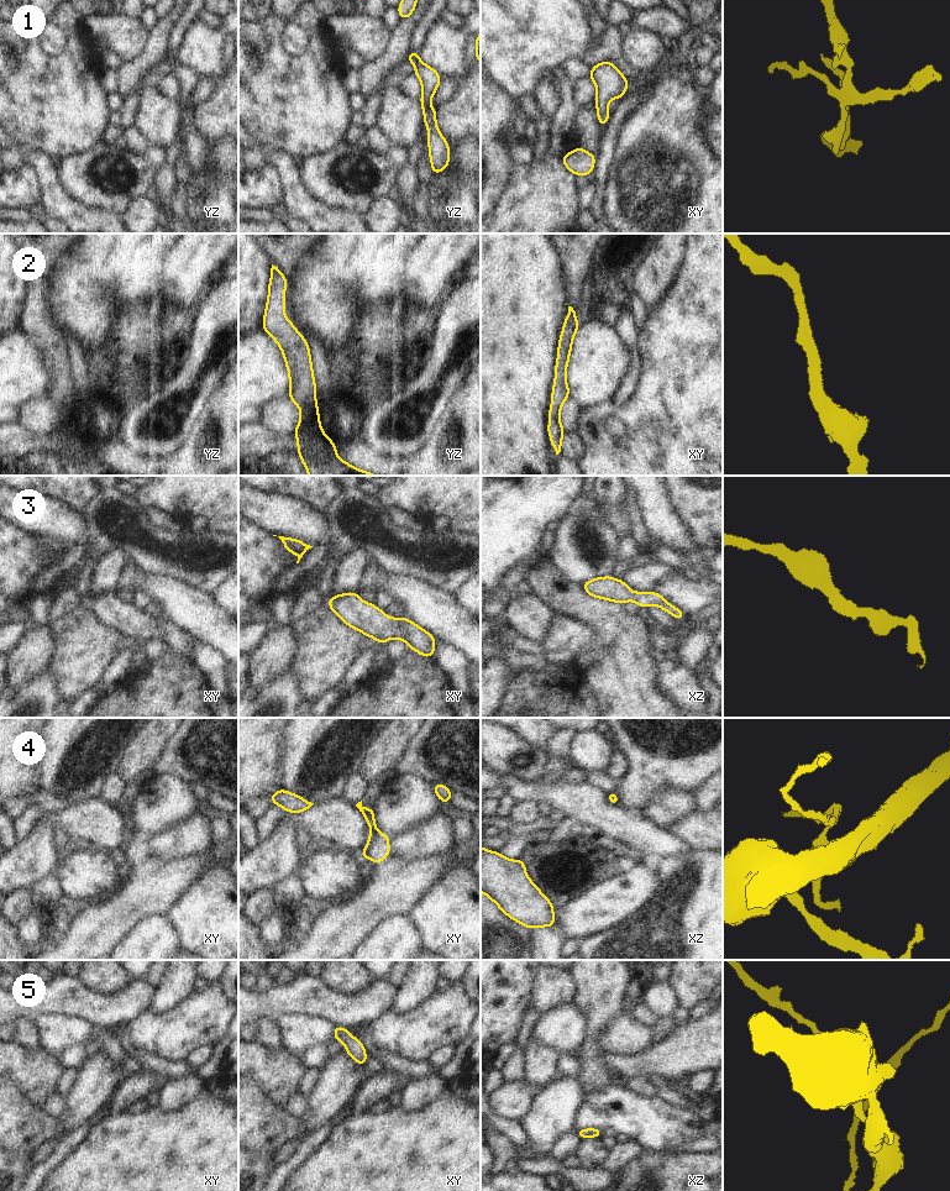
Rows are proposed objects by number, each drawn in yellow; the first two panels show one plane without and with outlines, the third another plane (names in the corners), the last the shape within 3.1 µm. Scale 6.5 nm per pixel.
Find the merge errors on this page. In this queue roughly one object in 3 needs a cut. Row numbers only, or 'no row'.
no row

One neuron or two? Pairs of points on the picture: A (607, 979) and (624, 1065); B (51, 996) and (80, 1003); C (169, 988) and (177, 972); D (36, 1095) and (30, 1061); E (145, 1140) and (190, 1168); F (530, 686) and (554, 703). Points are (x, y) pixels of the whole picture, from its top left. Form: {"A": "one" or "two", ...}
{"A": "two", "B": "one", "C": "one", "D": "one", "E": "one", "F": "one"}

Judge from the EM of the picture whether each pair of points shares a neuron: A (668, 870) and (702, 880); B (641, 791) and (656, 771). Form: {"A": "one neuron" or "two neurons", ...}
{"A": "one neuron", "B": "one neuron"}

